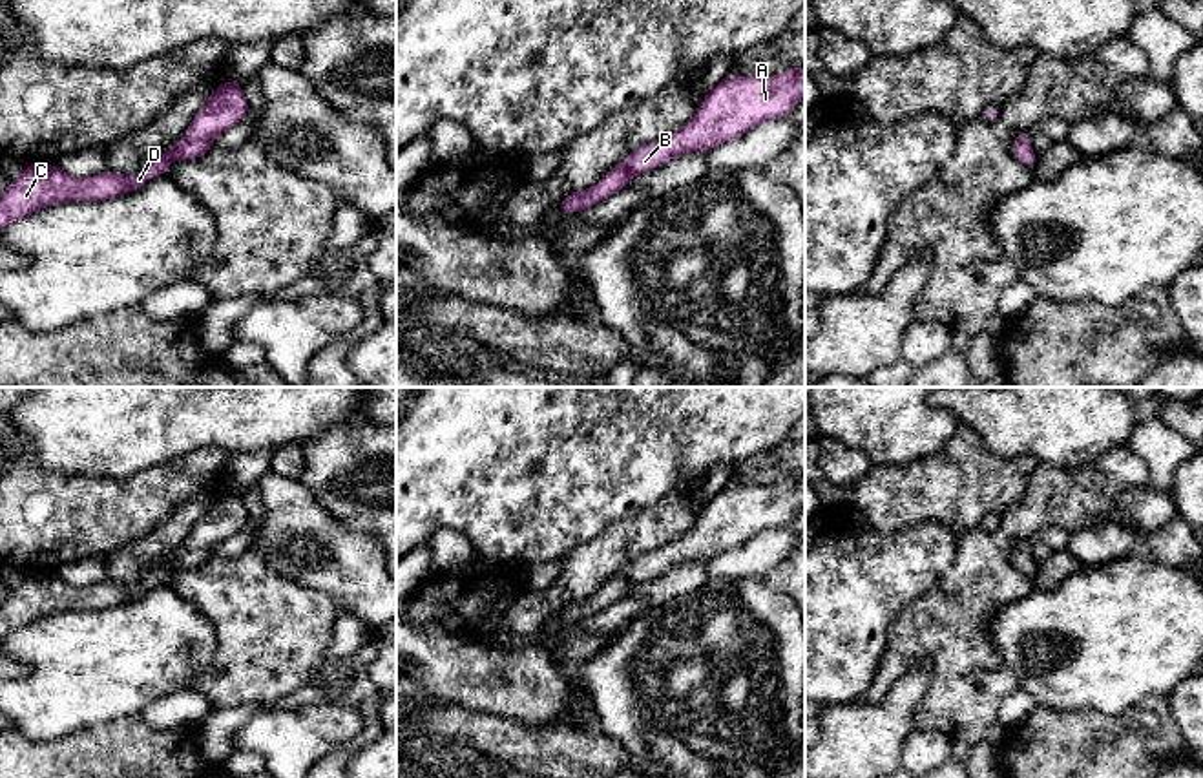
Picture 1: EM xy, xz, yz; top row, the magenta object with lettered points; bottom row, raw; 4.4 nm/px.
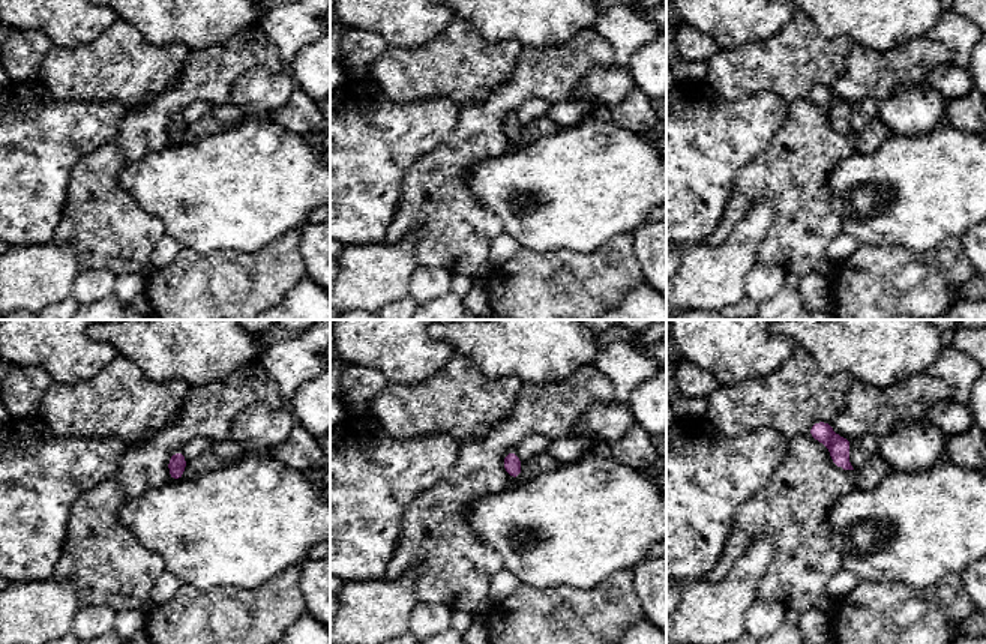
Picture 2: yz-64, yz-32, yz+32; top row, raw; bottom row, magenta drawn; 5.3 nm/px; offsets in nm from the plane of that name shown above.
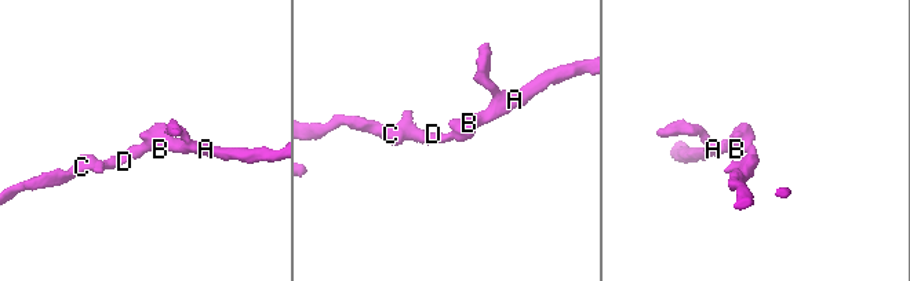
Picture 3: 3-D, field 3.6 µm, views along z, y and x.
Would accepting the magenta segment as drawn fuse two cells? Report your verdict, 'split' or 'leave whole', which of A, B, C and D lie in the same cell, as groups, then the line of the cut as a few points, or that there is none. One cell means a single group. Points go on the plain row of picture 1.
leave whole | A B C D | no cut

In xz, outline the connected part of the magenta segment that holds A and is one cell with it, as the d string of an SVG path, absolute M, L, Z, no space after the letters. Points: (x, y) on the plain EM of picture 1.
M805 475L772 488L730 482L708 500L686 535L637 557L619 575L604 583L595 595L564 605L557 619L579 623L621 601L637 583L652 581L672 566L710 561L741 546L759 531L783 528L803 504Z

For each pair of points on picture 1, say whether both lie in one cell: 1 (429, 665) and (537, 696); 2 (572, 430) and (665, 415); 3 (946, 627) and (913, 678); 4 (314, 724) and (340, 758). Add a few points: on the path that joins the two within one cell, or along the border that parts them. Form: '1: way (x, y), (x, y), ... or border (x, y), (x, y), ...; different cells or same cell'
1: way (457, 671), (510, 687); same cell
2: way (596, 415), (641, 415); same cell
3: border (931, 665), (913, 665), (888, 689); different cells
4: border (366, 724), (356, 738), (322, 758); different cells

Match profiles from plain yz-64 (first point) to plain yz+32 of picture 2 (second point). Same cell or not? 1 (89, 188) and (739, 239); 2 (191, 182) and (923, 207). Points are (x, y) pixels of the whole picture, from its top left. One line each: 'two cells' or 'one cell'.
1: two cells
2: one cell

